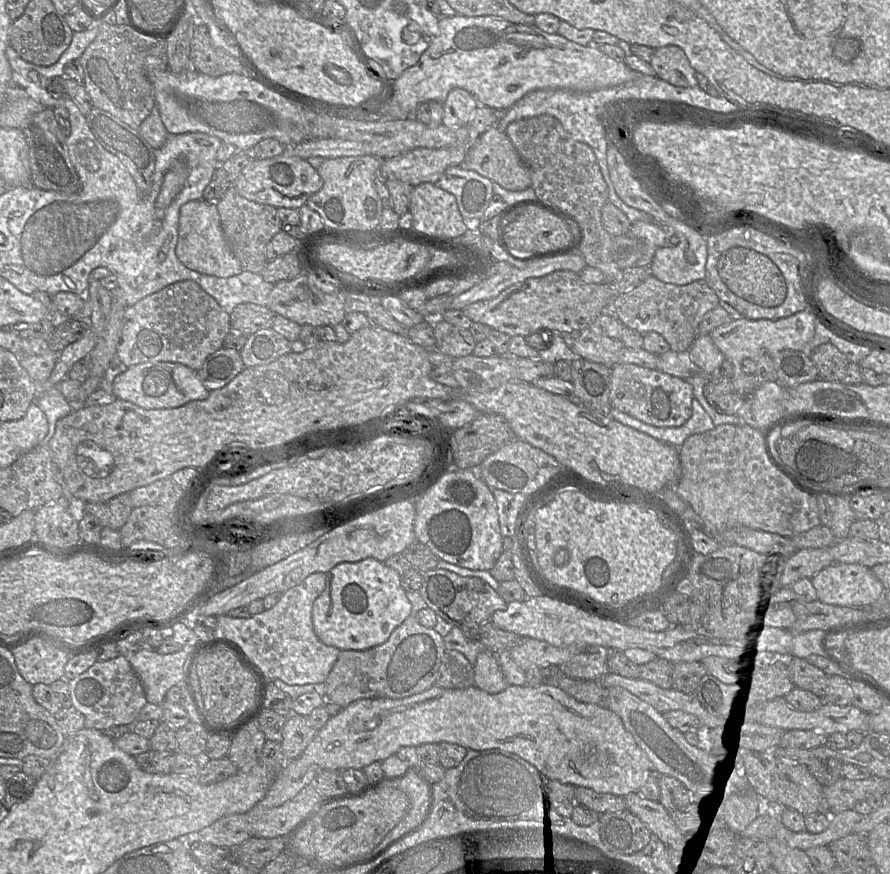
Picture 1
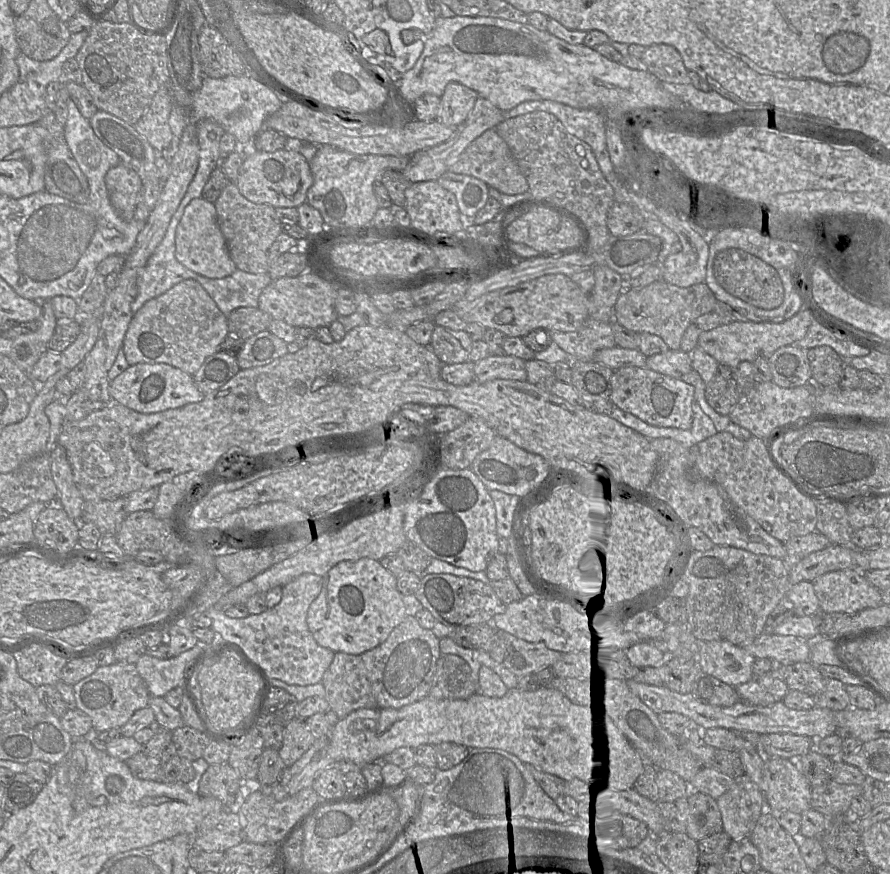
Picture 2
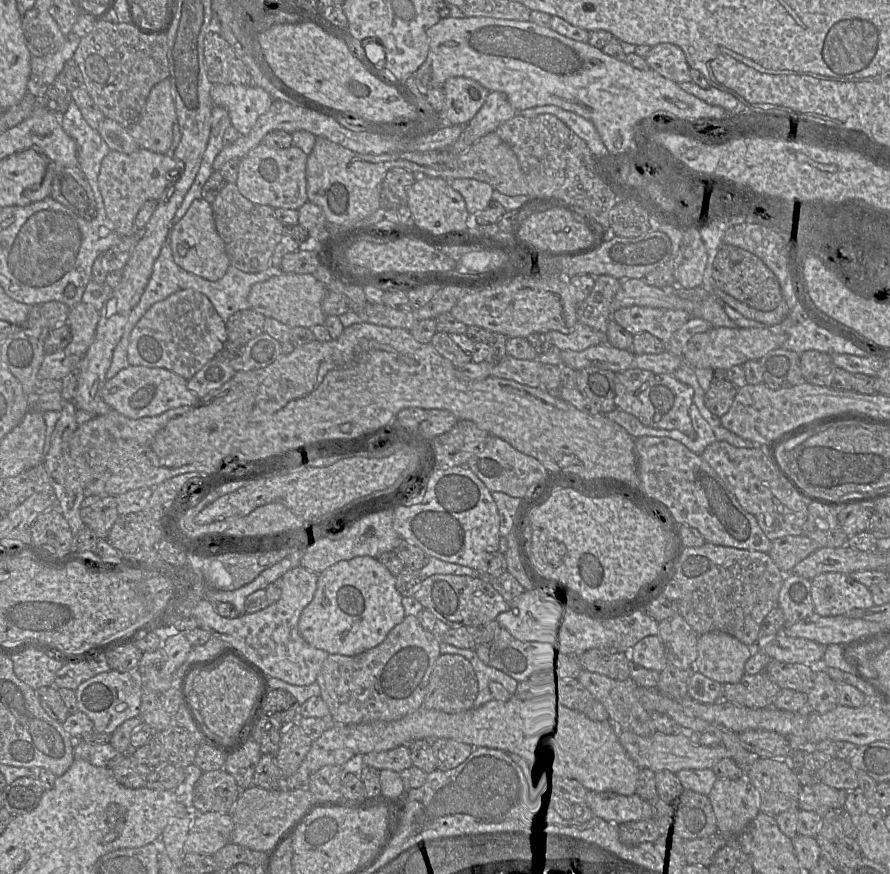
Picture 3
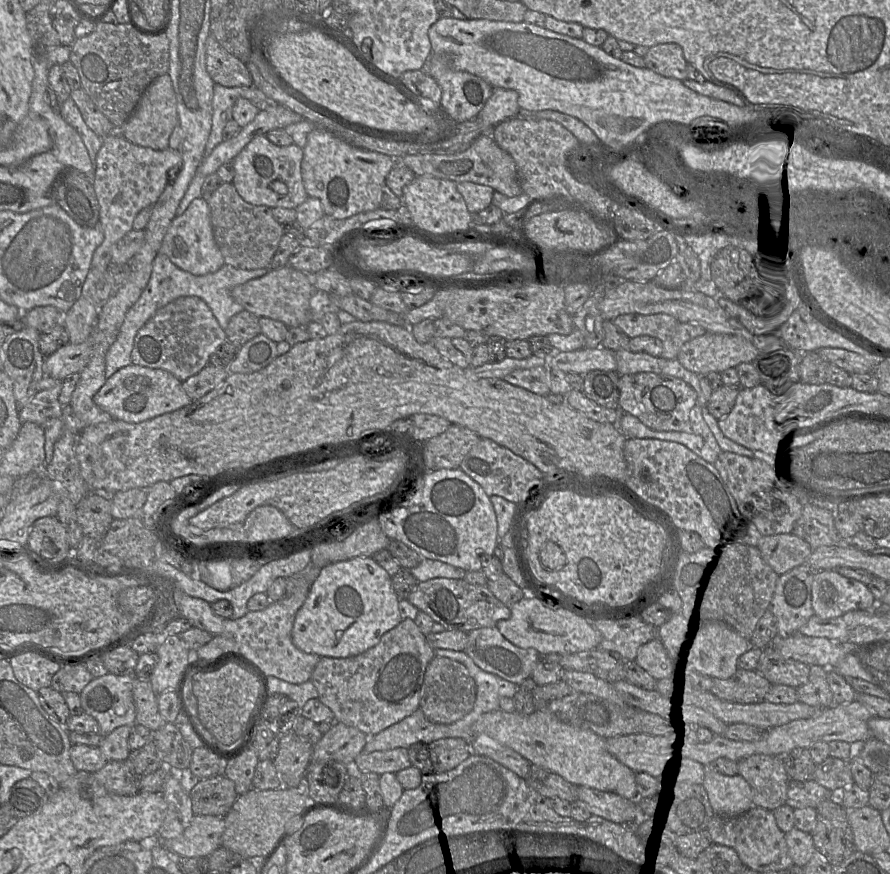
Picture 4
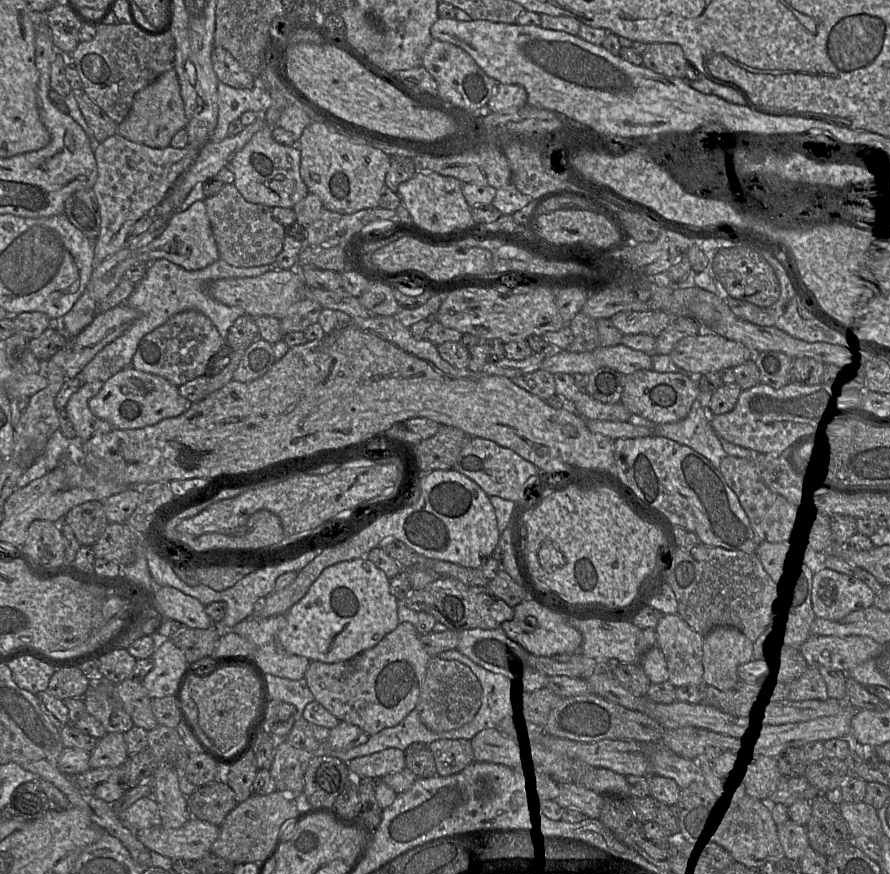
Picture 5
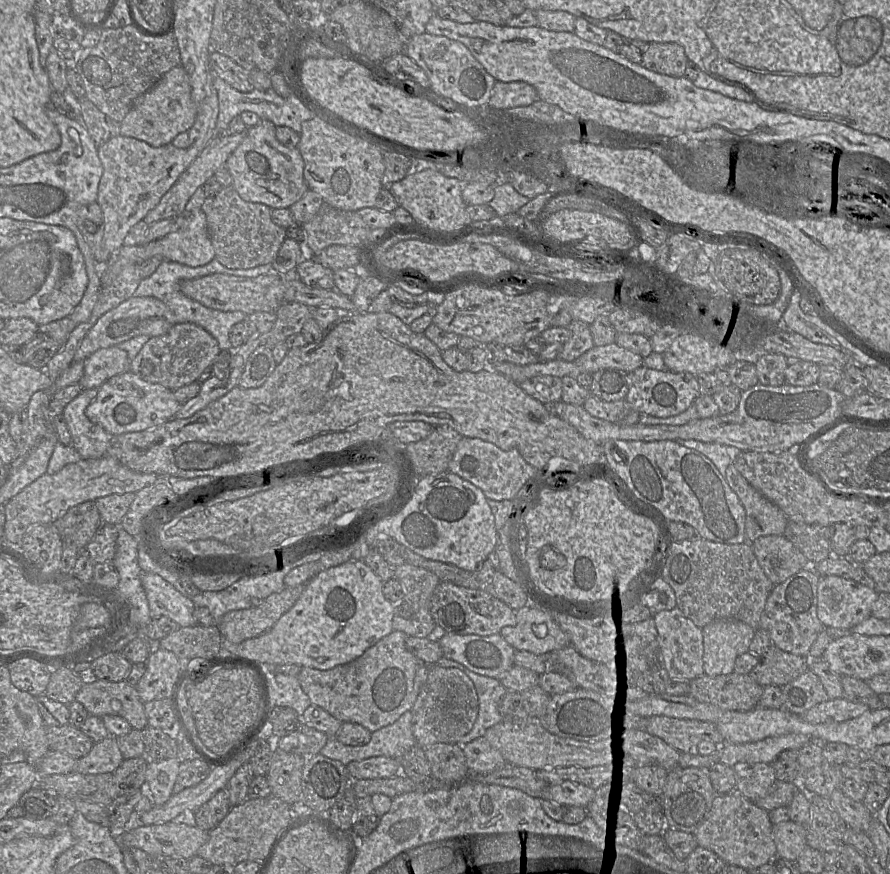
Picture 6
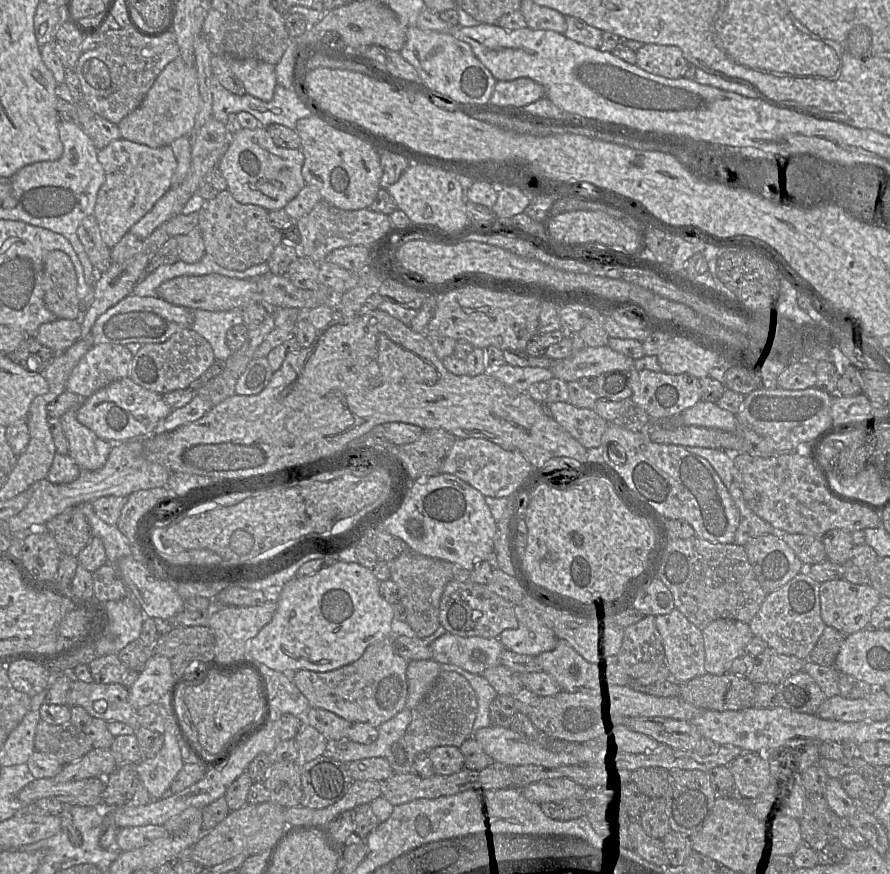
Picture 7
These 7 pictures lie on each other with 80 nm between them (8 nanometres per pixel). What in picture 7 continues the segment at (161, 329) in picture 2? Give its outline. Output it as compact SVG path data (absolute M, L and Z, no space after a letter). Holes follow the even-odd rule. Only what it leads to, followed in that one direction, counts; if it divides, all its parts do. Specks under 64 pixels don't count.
M185 329L165 342L142 345L133 357L129 377L138 385L164 395L176 389L189 388L214 362L210 344L193 330Z

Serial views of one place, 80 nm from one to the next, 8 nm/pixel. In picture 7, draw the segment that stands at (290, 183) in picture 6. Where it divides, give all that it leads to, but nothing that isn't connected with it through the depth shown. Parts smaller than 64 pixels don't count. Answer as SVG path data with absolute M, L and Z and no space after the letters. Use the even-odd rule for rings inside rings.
M266 127L240 129L229 135L229 148L218 164L227 181L227 190L241 204L252 204L267 211L284 209L306 186L302 176L304 156L299 149L277 146Z

